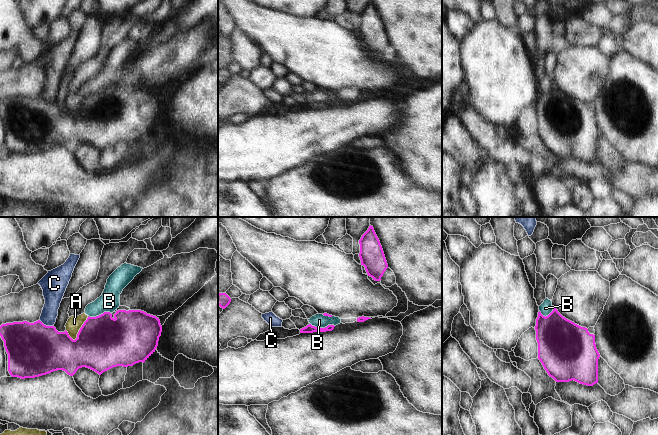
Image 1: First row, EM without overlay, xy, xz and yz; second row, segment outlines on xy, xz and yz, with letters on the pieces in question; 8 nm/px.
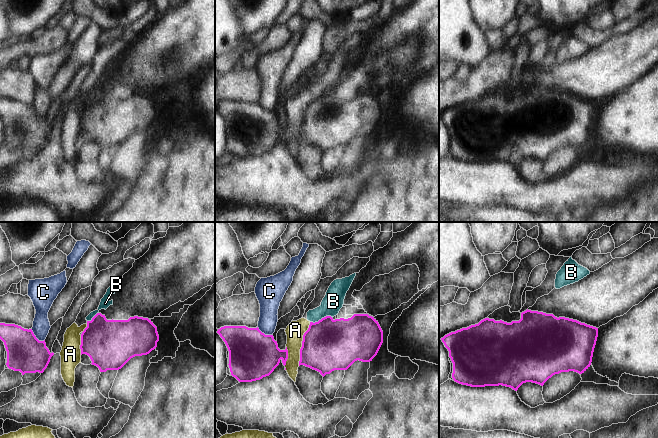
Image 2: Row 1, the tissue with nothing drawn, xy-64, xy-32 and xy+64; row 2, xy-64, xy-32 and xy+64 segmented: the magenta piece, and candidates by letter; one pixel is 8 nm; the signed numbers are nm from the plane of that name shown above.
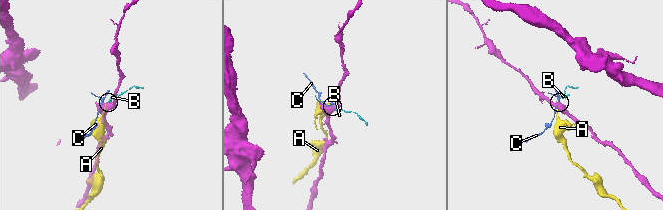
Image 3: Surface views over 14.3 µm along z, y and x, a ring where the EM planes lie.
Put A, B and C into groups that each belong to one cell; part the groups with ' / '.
A B / C

